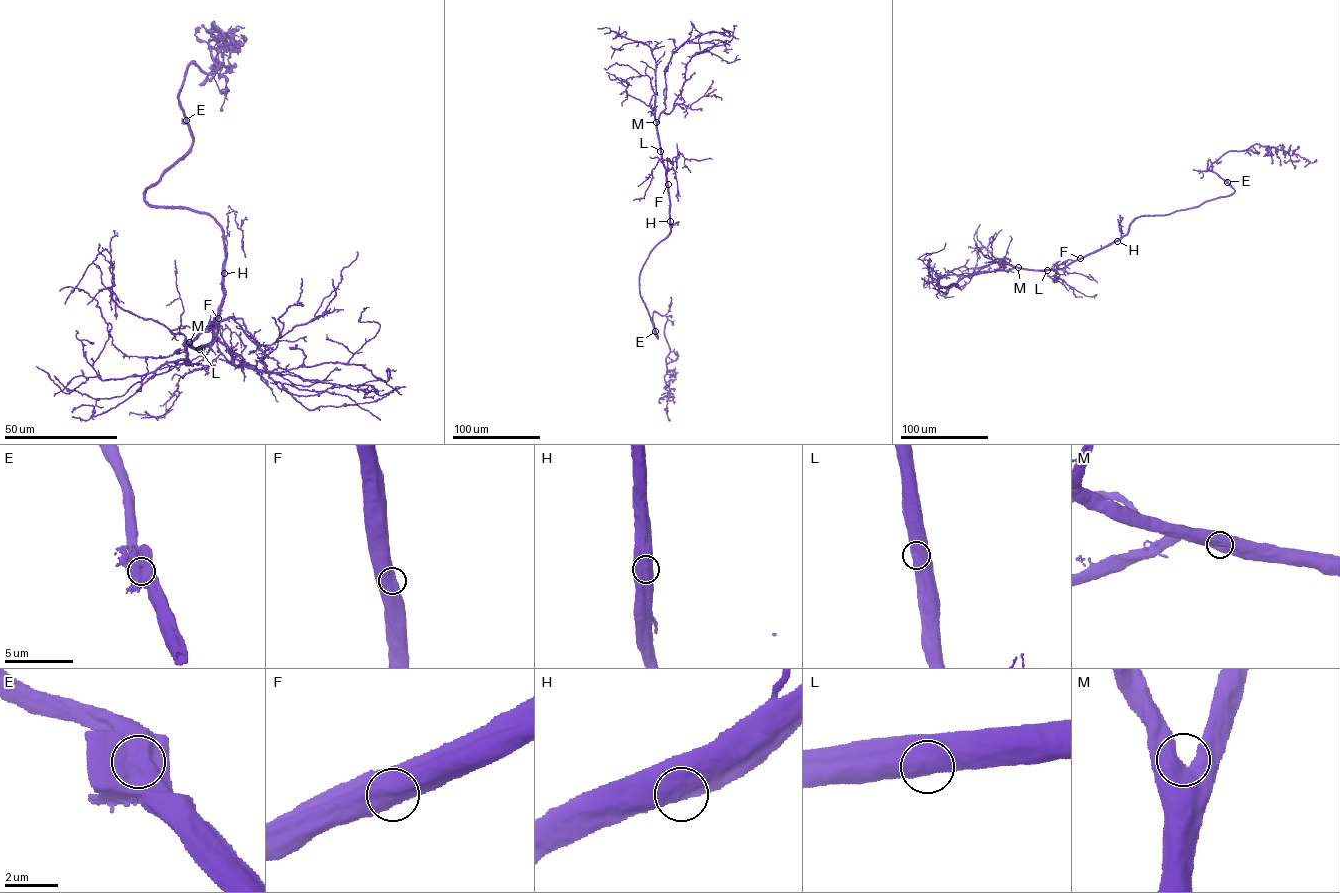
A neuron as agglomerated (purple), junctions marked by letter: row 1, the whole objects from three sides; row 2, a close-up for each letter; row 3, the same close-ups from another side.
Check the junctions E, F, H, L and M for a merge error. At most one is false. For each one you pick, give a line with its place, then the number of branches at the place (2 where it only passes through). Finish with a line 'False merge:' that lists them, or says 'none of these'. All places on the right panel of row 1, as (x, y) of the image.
E: (1227, 182) | 1
False merge: E

